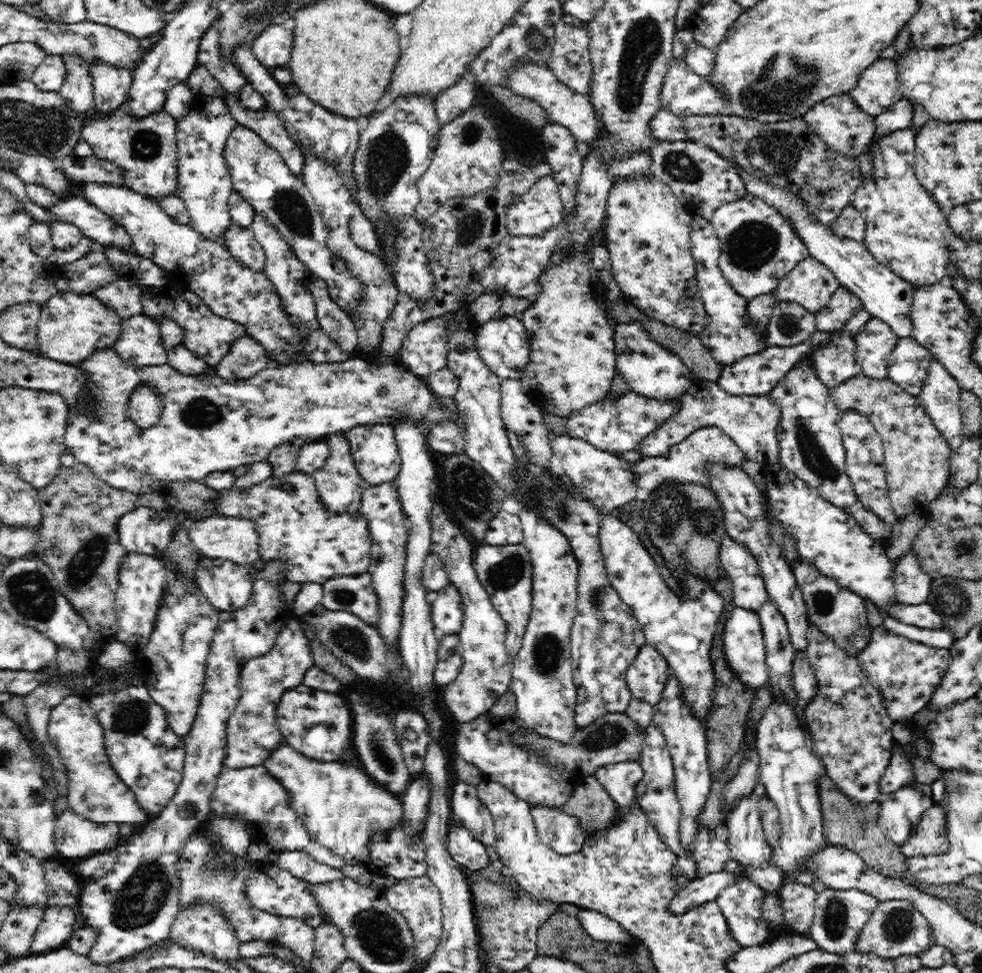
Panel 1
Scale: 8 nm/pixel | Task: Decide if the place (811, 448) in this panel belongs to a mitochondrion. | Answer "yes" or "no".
yes

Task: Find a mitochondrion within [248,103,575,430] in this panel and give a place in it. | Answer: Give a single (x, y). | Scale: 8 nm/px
(386, 162)

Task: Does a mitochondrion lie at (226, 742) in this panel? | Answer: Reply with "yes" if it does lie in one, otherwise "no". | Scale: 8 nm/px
no

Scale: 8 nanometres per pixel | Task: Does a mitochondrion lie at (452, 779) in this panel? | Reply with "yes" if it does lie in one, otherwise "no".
no

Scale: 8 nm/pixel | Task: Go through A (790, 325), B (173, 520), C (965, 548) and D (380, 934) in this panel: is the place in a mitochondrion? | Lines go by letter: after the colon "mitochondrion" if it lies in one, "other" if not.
A: mitochondrion
B: other
C: other
D: mitochondrion

